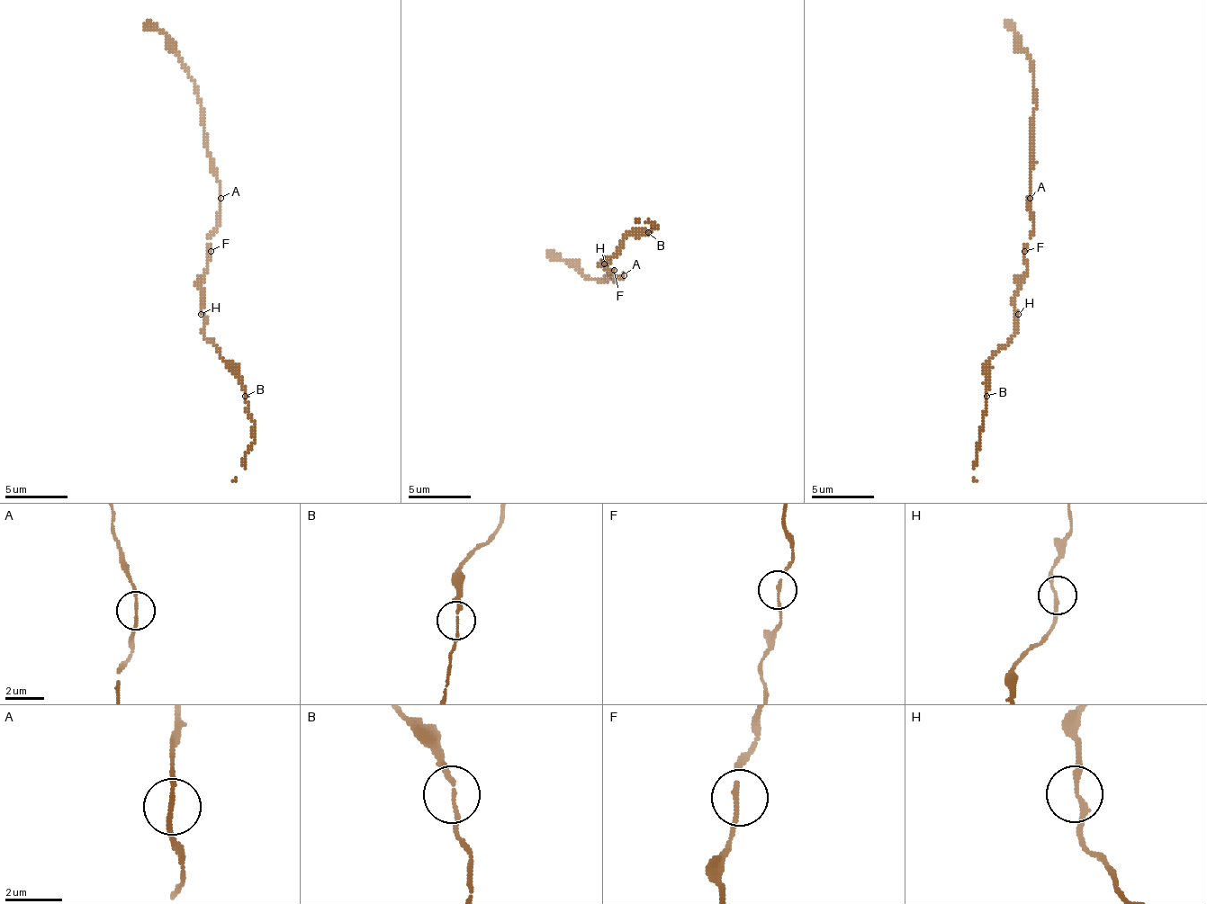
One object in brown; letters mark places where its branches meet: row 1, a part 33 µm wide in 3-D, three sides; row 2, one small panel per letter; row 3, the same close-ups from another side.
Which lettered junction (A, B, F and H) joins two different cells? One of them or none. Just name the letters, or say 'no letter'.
no letter

